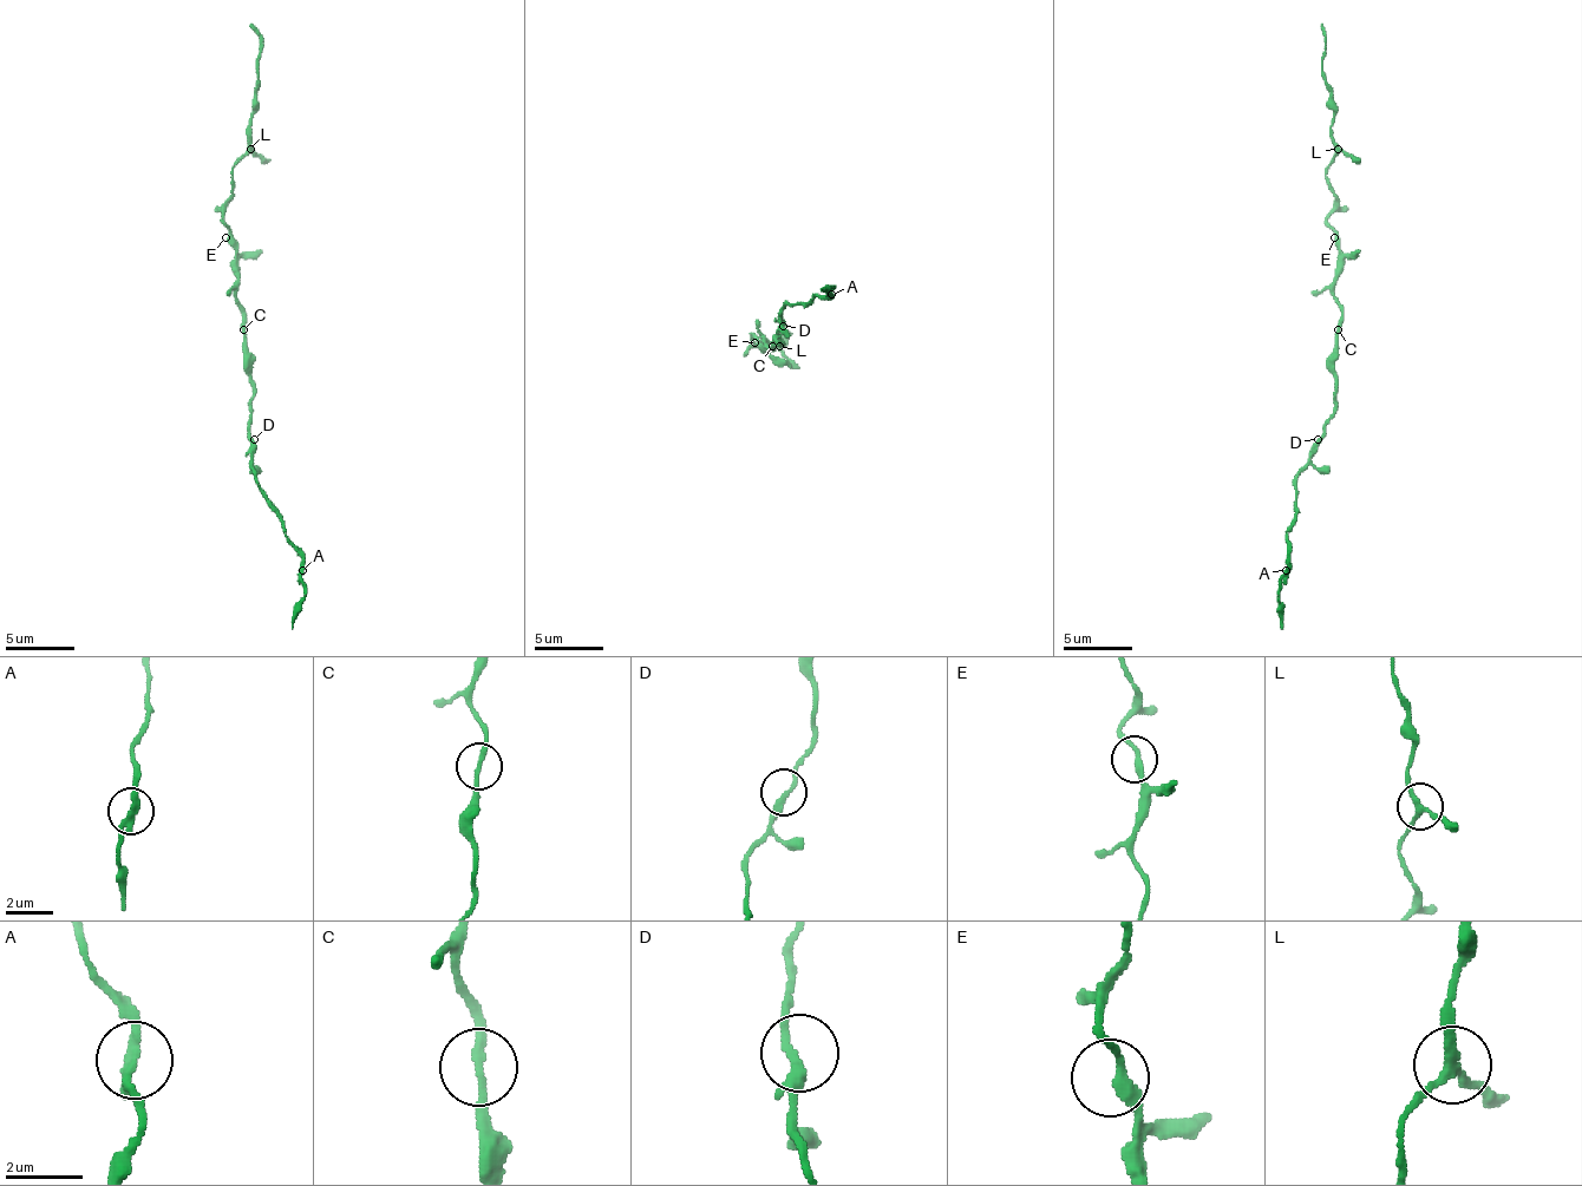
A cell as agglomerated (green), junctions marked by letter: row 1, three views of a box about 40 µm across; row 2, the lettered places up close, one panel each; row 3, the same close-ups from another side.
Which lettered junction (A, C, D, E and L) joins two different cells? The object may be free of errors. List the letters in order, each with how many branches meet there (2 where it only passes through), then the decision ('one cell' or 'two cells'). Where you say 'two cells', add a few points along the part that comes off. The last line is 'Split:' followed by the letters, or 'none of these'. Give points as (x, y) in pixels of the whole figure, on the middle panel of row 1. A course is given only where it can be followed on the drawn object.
A: 2 branches meet; two cells
C: 2 branches meet; one cell
D: 2 branches meet; one cell
E: 2 branches meet; one cell
L: 3 branches meet; one cell
Split: A

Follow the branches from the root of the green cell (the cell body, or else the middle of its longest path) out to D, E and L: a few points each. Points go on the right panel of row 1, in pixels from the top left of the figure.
D: (1338, 329), (1334, 415), (1318, 439)
E: (1338, 329), (1341, 306), (1334, 299), (1334, 268), (1338, 264), (1338, 241), (1334, 237)
L: (1338, 329), (1341, 306), (1334, 299), (1338, 234), (1327, 223), (1327, 214), (1334, 207), (1327, 165), (1338, 149)

